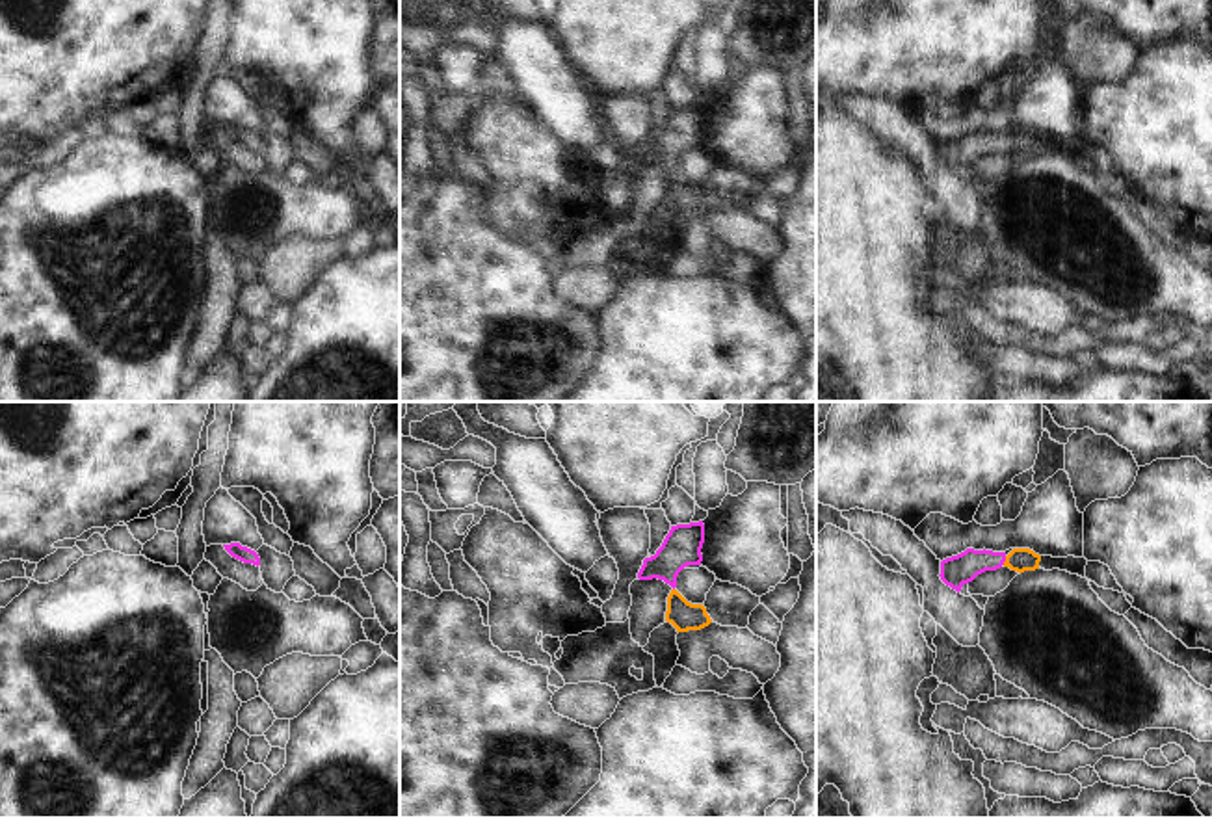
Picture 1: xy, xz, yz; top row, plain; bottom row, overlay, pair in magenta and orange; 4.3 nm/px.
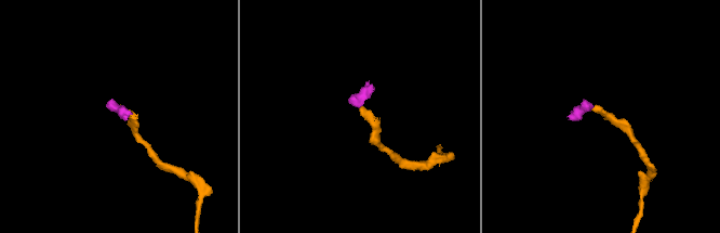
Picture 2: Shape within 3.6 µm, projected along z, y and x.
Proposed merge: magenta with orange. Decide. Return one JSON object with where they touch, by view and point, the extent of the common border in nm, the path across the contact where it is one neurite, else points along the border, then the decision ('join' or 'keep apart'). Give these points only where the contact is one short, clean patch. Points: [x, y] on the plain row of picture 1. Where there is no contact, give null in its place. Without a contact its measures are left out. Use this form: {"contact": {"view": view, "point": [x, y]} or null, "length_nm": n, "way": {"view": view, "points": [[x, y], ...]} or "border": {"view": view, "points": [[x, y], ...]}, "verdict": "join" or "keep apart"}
{"contact": {"view": "yz", "point": [1004, 144]}, "length_nm": 40, "way": {"view": "yz", "points": [[960, 153], [971, 145], [1004, 144], [1019, 144]]}, "verdict": "join"}

